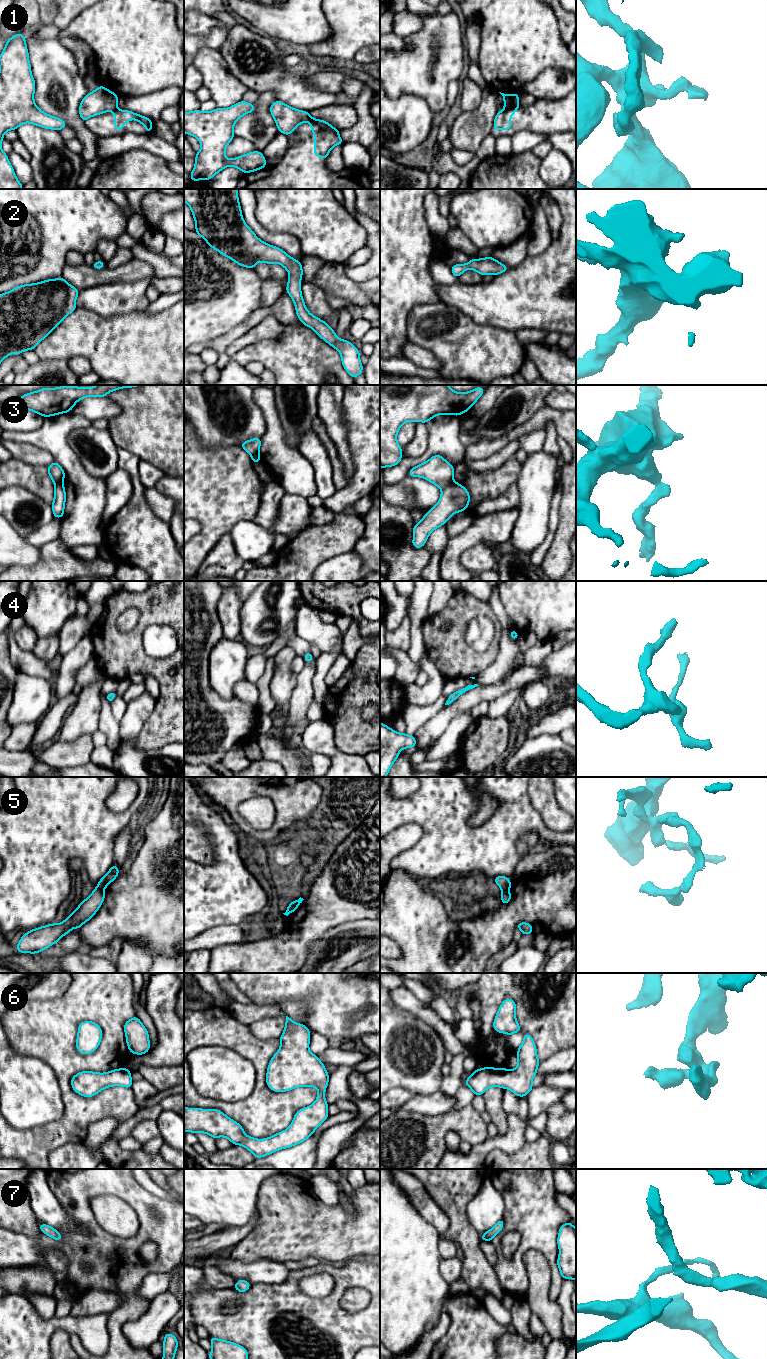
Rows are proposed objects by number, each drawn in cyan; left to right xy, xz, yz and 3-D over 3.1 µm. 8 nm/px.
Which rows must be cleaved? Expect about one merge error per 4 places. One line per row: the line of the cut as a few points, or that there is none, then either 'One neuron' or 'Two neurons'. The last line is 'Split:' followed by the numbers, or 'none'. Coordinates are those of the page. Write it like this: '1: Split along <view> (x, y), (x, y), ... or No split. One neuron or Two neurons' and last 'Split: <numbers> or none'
1: Split along yz (518, 104), (504, 110). Two neurons
2: No split. One neuron
3: Split along yz (452, 480), (442, 490). Two neurons
4: No split. One neuron
5: Split along xy (97, 886), (103, 891). Two neurons
6: No split. One neuron
7: No split. One neuron
Split: 1, 3, 5

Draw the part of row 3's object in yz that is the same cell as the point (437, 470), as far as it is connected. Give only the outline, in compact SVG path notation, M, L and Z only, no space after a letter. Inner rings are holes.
M434 455L426 462L411 468L409 475L424 478L444 490L453 481L454 466L441 455Z

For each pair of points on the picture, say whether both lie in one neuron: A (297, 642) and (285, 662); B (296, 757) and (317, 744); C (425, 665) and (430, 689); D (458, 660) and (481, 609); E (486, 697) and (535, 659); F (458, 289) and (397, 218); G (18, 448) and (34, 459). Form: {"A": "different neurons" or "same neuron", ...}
{"A": "different neurons", "B": "different neurons", "C": "same neuron", "D": "same neuron", "E": "different neurons", "F": "different neurons", "G": "same neuron"}

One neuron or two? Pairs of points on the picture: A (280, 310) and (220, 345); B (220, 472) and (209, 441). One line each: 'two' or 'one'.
A: one
B: two

